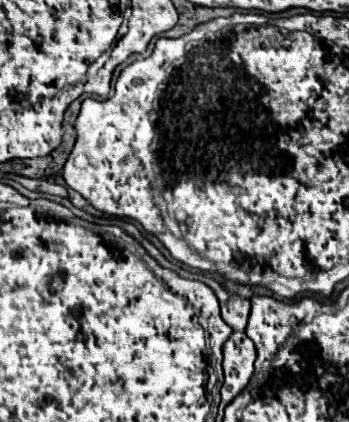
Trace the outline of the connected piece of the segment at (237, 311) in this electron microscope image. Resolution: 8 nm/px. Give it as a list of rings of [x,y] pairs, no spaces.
[[[210,278],[210,288],[214,290],[214,294],[220,300],[220,310],[222,310],[222,318],[226,324],[230,324],[234,330],[244,330],[246,322],[248,322],[248,314],[250,314],[250,300],[248,298],[240,298],[236,294],[230,294],[222,284],[218,284],[216,280]]]

